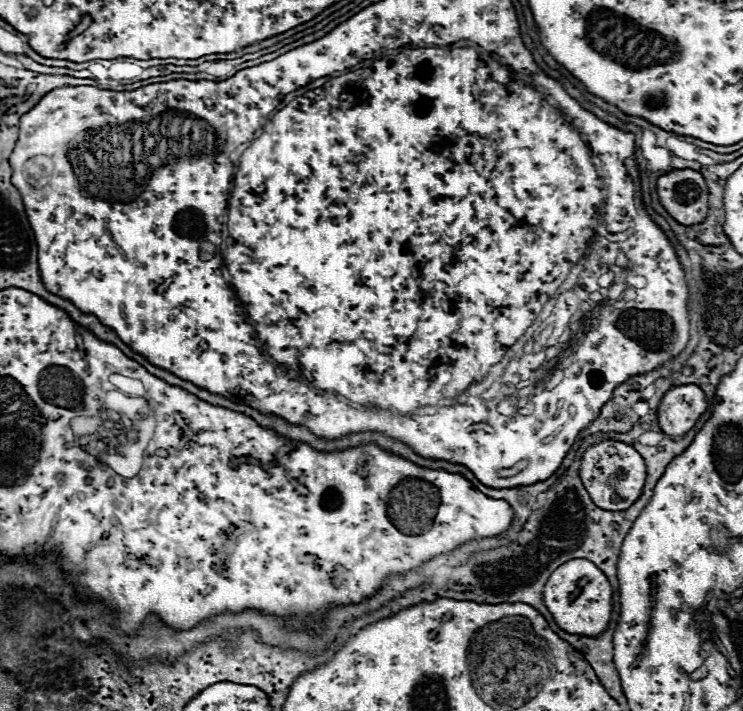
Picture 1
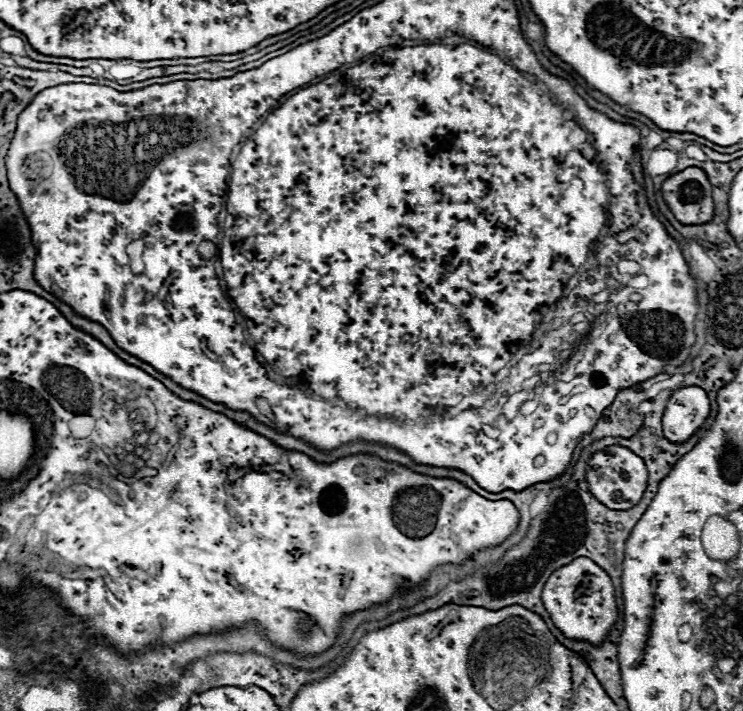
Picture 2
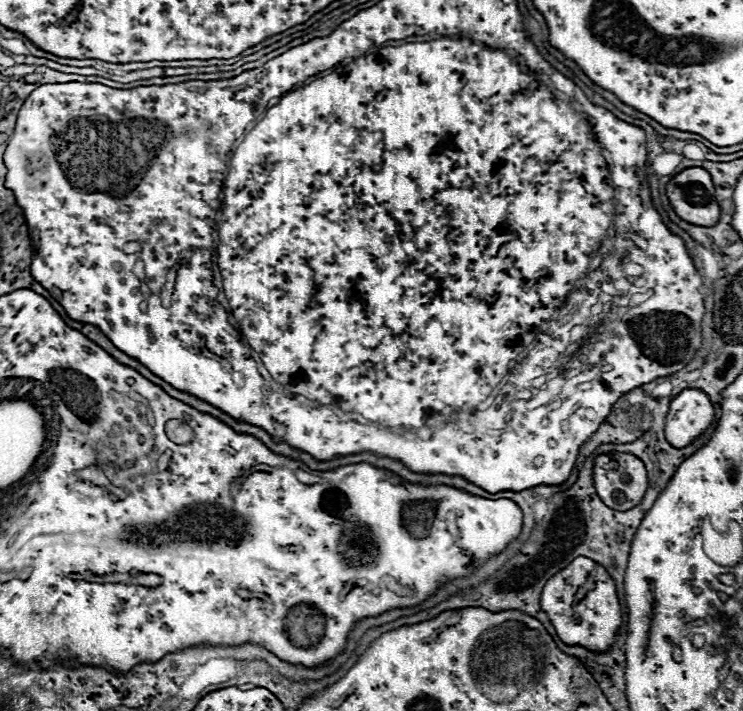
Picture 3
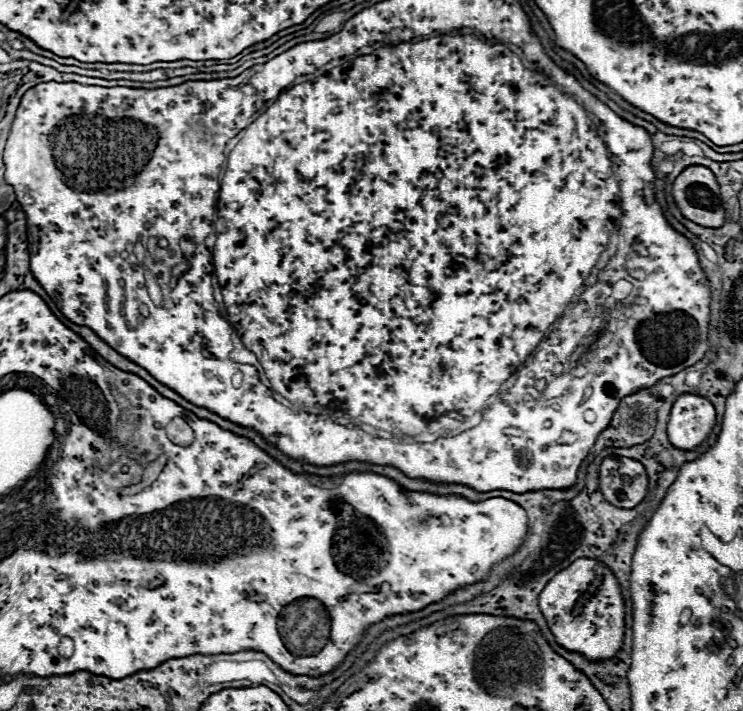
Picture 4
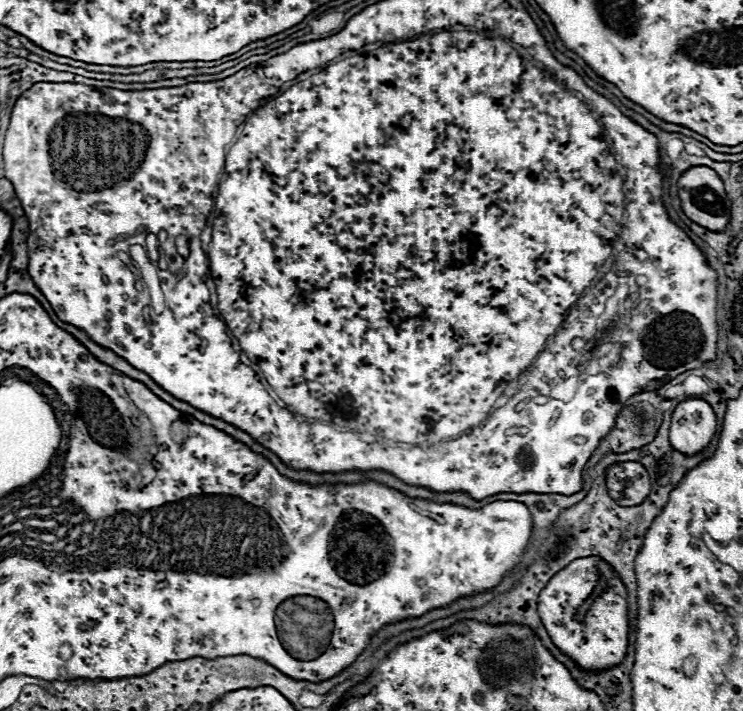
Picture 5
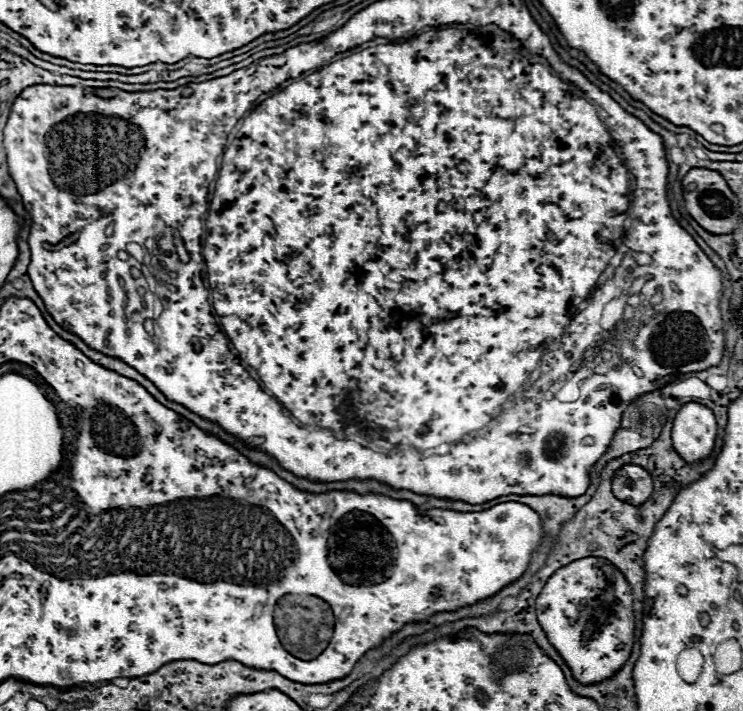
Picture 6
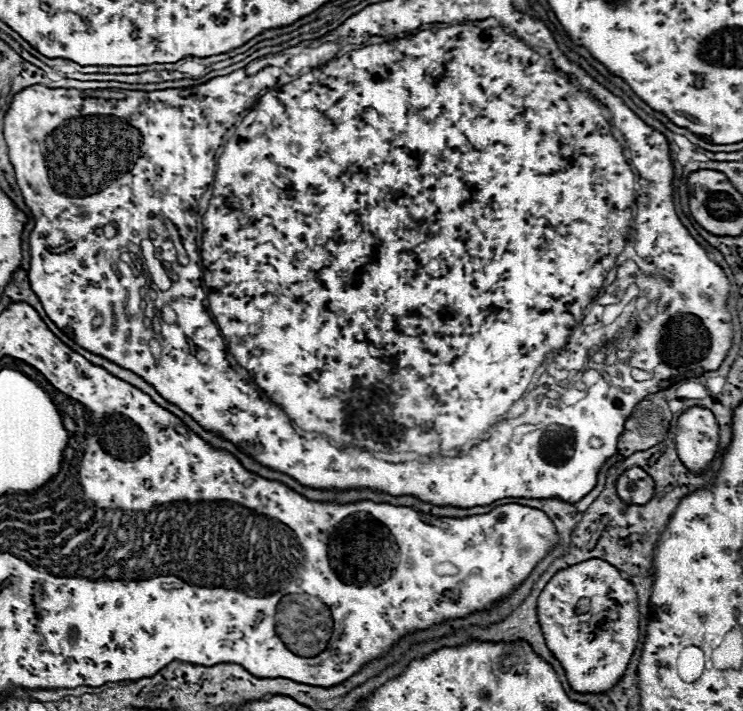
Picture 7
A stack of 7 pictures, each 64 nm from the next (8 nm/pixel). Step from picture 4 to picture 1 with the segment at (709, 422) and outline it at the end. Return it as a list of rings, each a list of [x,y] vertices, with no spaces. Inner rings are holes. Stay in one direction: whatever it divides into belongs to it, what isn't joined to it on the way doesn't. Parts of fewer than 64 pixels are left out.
[[[694,384],[672,386],[660,400],[658,424],[668,436],[684,436],[704,414],[704,392]]]

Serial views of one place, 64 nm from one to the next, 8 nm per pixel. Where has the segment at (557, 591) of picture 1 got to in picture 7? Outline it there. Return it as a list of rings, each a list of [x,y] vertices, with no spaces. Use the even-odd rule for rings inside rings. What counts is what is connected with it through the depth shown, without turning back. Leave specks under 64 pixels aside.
[[[600,558],[556,572],[538,596],[538,620],[548,648],[564,666],[570,686],[578,692],[610,690],[626,670],[640,636],[634,586],[622,578],[618,568]],[[580,600],[586,600],[586,608],[580,608]]]

